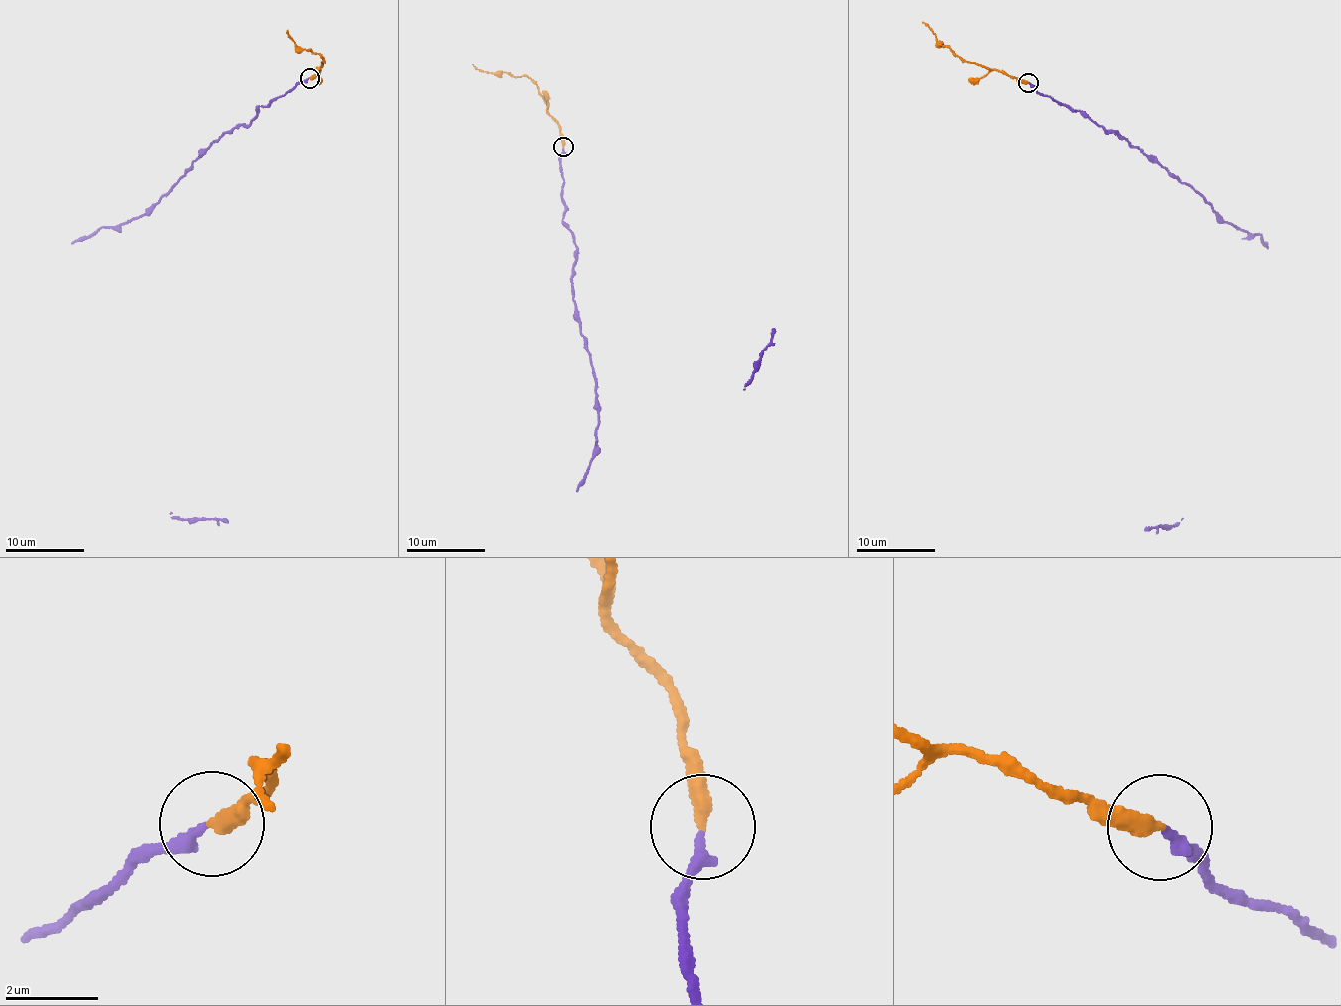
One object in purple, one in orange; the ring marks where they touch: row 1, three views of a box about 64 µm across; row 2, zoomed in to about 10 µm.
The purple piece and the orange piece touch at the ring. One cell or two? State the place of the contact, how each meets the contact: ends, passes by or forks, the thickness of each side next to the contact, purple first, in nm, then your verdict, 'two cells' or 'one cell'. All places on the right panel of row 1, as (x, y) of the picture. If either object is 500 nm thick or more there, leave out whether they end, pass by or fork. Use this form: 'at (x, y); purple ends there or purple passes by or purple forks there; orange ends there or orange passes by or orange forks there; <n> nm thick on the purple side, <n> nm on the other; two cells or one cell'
at (1028, 82); purple ends there; orange ends there; 240 nm thick on the purple side, 340 nm on the other; one cell

